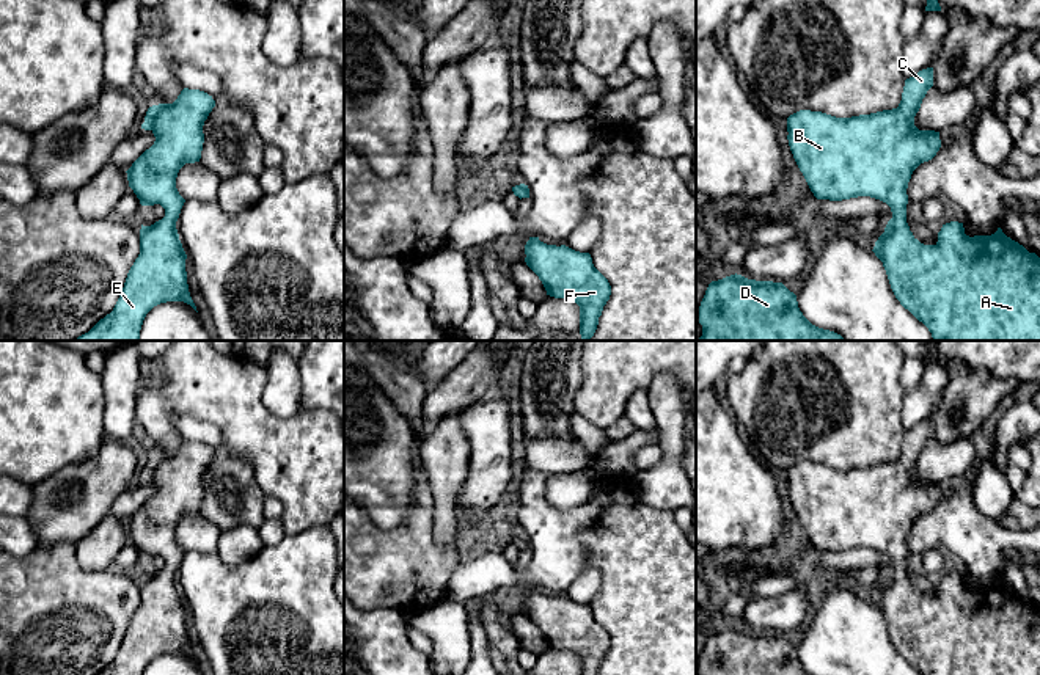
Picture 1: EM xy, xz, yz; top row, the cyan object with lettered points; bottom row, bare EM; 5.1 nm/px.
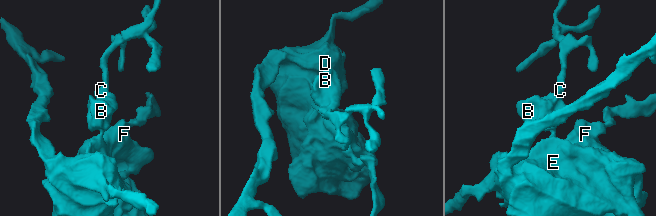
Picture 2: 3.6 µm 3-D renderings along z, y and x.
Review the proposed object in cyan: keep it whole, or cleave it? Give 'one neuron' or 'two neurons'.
one neuron

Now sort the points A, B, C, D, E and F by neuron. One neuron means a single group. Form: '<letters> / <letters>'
A B C D E F

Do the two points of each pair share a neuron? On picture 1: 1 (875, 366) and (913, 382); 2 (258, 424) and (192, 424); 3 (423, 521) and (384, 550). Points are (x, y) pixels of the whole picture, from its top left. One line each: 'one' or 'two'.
1: two
2: two
3: one

